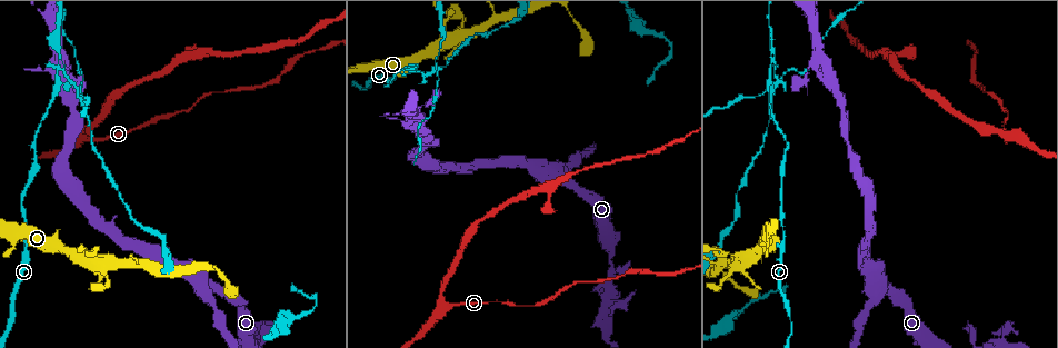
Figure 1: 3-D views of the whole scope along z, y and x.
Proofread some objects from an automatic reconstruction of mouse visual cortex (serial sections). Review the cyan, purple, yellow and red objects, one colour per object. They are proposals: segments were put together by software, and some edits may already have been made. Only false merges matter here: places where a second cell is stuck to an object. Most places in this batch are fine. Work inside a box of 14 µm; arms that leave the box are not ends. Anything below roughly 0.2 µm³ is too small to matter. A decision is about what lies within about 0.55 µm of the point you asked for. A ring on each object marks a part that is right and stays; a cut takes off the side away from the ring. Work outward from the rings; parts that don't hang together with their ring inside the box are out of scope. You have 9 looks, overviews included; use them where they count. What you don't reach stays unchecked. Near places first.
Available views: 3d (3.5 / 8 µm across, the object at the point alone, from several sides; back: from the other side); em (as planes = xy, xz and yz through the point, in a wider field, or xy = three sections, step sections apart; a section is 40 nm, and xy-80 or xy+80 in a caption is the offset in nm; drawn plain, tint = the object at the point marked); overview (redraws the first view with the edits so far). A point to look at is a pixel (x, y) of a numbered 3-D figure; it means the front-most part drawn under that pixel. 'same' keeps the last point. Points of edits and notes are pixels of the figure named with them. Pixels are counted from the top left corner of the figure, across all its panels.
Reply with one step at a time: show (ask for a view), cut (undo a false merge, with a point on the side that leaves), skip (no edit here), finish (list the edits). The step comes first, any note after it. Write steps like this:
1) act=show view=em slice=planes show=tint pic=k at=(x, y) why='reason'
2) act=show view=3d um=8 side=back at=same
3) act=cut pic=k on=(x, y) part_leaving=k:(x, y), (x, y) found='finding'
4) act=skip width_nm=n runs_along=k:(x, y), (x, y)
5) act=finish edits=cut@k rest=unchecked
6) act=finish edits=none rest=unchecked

act=show view=3d um=3.5 pic=1 at=(848, 141) why='thin neck'

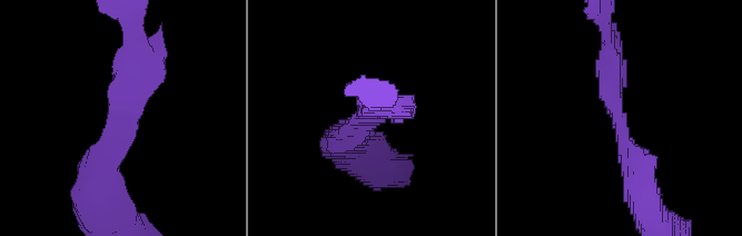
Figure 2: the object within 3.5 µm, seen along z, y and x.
act=show view=em slice=xy step=2 show=tint pic=2 at=(618, 119)

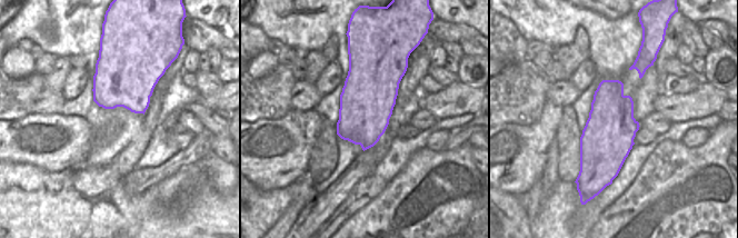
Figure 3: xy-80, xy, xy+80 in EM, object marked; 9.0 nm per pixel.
act=skip arm_widths_nm=350,400 runs_along=2:(101, 186), (136, 49) found='all the same cell'

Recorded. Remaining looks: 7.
act=show view=3d um=8 pic=1 at=(1009, 135) why='branch point'

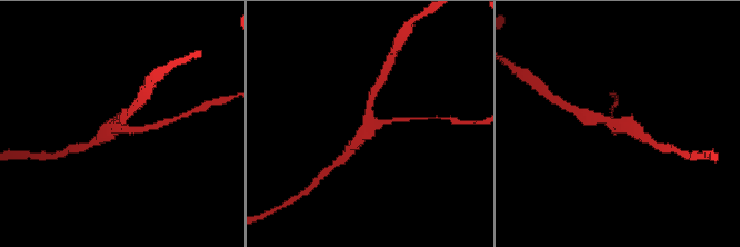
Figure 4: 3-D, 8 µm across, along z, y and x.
act=show view=em slice=xy step=3 show=tint pic=4 at=(372, 124) arms=3 arm_widths_nm=150,250,350 why='now the EM'

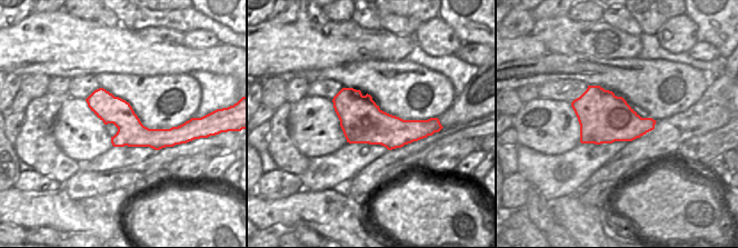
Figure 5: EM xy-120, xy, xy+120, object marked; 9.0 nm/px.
act=skip found='one cell here'

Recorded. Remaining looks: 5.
act=show view=3d um=8 pic=1 at=(498, 19) why='thin arm on a thick one'

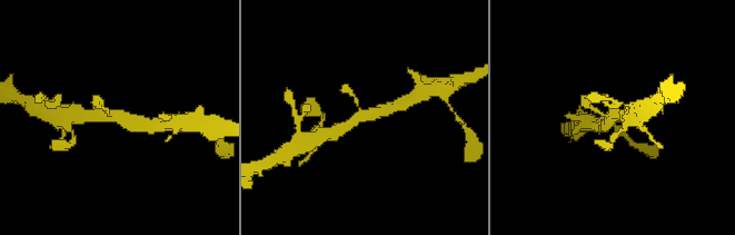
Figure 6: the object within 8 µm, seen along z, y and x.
act=show view=3d um=3.5 pic=6 at=(113, 113)

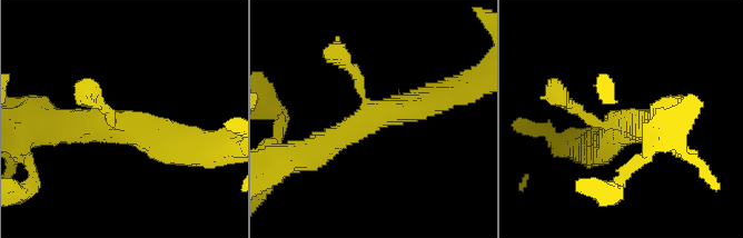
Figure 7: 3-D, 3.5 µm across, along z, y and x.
act=show view=em slice=xy step=1 show=tint pic=7 at=(373, 114) arms=3 arm_widths_nm=150,400,400

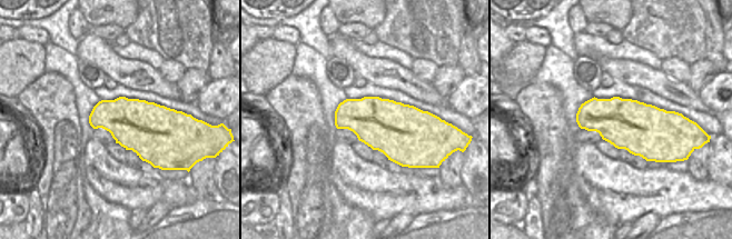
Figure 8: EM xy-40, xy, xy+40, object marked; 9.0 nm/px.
act=skip runs_along=7:(309, 152), (380, 112), (438, 96) found='continuous, no second cell'

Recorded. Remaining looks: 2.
act=show view=3d um=8 pic=1 at=(89, 252) why='thin neck'

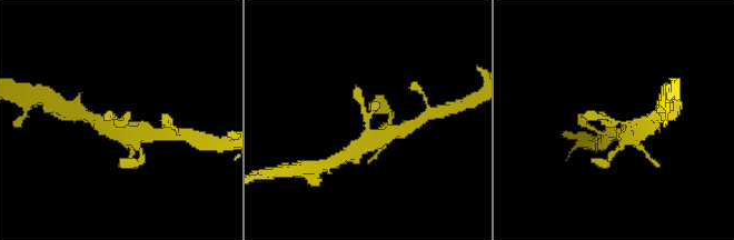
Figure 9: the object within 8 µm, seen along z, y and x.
act=show view=3d um=3.5 side=back pic=9 at=(609, 118)

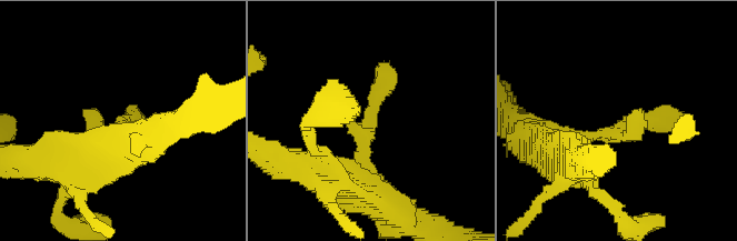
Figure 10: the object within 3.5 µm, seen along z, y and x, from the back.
act=skip runs_along=10:(555, 148), (660, 120), (668, 107) found='one cell here'

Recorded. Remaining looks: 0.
act=finish edits=none rest=unchecked

